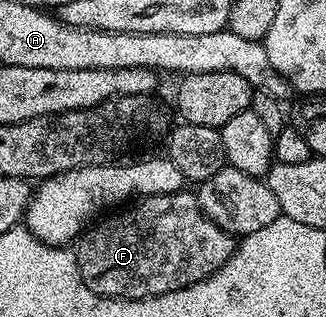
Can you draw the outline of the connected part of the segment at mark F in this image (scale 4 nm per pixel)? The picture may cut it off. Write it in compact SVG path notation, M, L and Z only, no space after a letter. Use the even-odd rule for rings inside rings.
M183 188L174 194L151 194L134 201L125 209L117 212L122 214L109 216L114 218L101 220L106 222L98 221L92 229L82 233L75 246L83 284L104 298L157 298L196 282L204 282L207 276L227 264L235 249L234 235L223 232L223 228L206 216L197 202L196 193L189 191L188 194L188 189Z

